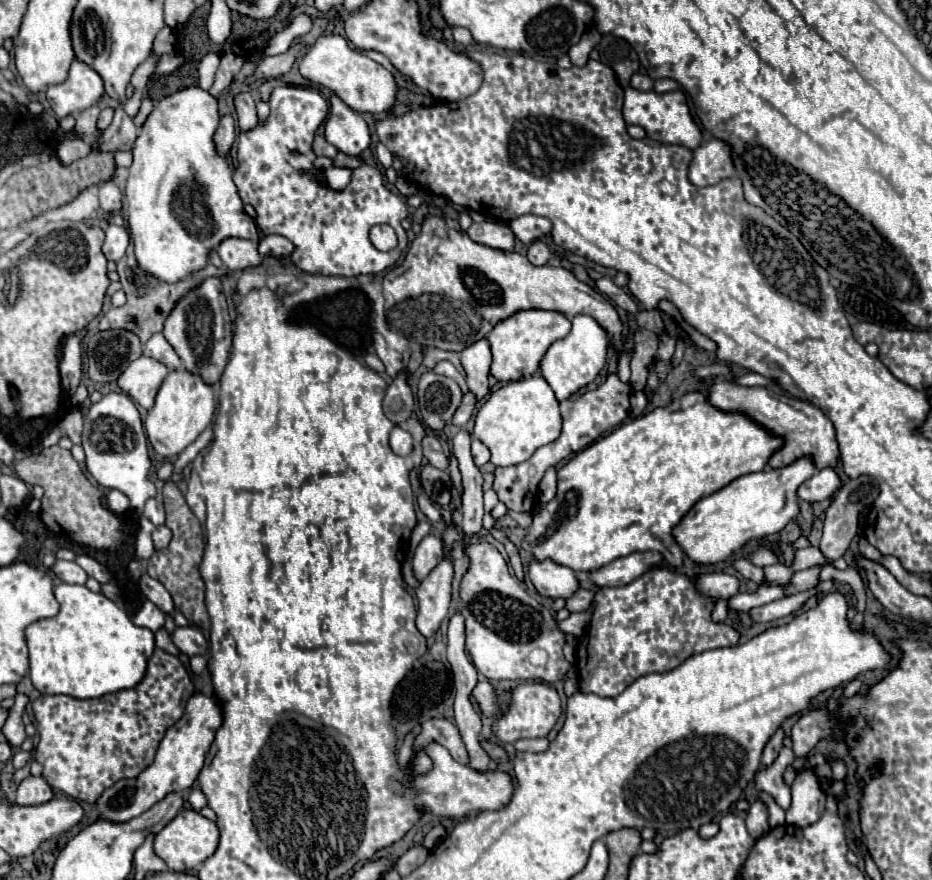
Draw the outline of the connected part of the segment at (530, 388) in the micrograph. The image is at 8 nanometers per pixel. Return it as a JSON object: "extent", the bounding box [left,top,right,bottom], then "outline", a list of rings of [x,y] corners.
{"extent":[474,374,562,466],"outline":[[[534,374],[516,382],[508,382],[492,392],[480,406],[474,420],[474,436],[488,446],[494,466],[512,466],[526,462],[540,446],[556,440],[562,430],[558,400],[548,382]]]}

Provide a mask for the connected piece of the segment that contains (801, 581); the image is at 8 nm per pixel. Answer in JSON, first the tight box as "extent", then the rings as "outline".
{"extent":[784,568,820,596],"outline":[[[810,568],[804,572],[796,572],[790,582],[784,588],[784,596],[792,596],[796,592],[804,592],[804,590],[812,590],[820,584],[820,568]]]}

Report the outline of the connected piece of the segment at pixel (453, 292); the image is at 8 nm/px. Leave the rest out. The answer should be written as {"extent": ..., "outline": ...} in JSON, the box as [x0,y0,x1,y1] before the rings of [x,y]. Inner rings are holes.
{"extent":[384,216,626,358],"outline":[[[428,216],[422,224],[422,232],[410,244],[410,250],[404,262],[392,268],[384,276],[384,308],[386,320],[392,332],[408,338],[410,342],[418,342],[422,346],[440,348],[446,352],[462,352],[474,342],[486,338],[486,334],[508,316],[520,310],[556,310],[566,318],[574,318],[576,314],[592,316],[610,336],[610,346],[620,358],[624,350],[626,336],[622,334],[624,324],[614,308],[614,304],[592,286],[580,282],[570,270],[556,266],[534,266],[526,256],[518,252],[500,252],[482,244],[476,244],[468,238],[468,234],[460,228],[456,220]]]}

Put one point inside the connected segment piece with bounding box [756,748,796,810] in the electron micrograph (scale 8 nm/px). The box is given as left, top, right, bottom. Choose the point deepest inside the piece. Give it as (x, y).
(769, 780)

